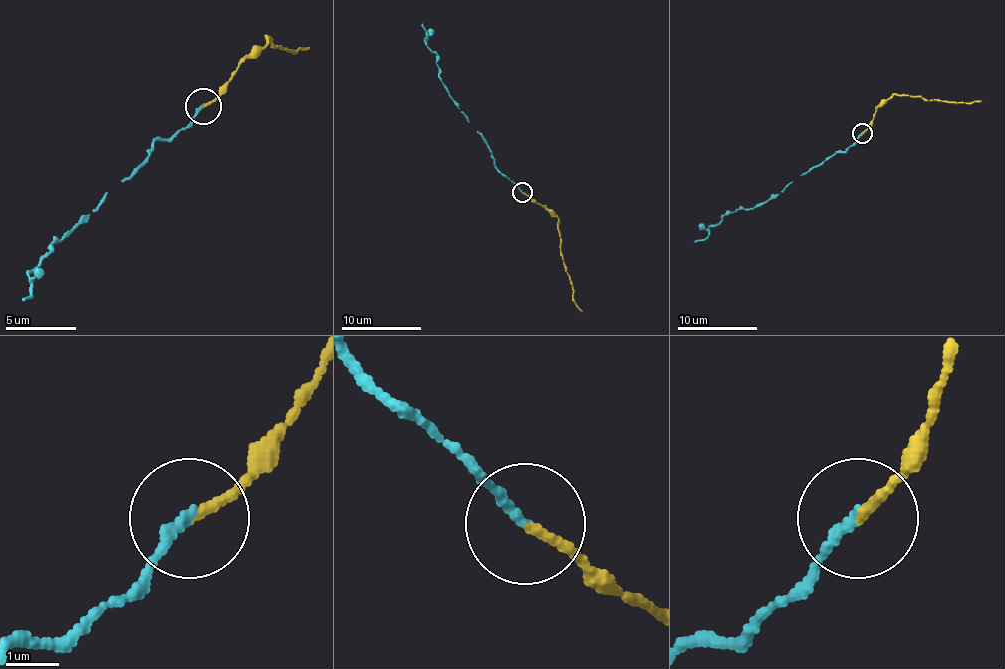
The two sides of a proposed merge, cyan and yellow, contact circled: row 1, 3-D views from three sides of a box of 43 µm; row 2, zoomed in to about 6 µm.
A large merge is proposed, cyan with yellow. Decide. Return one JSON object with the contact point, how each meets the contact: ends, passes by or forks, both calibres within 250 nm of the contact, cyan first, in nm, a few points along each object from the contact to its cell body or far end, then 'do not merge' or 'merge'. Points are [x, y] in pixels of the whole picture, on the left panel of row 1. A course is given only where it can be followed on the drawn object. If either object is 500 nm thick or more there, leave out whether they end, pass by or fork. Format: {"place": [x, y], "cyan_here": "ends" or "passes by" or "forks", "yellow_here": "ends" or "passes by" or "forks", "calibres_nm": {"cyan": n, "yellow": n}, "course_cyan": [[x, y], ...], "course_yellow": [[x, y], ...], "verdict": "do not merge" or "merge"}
{"place": [203, 106], "cyan_here": "ends", "yellow_here": "ends", "calibres_nm": {"cyan": 190, "yellow": 160}, "course_cyan": [[202, 107], [184, 128], [156, 139], [138, 168], [70, 232], [49, 246], [31, 271], [31, 296], [24, 299]], "course_yellow": [[202, 107], [241, 64], [266, 43], [266, 36], [273, 47], [287, 50], [309, 47]], "verdict": "merge"}

